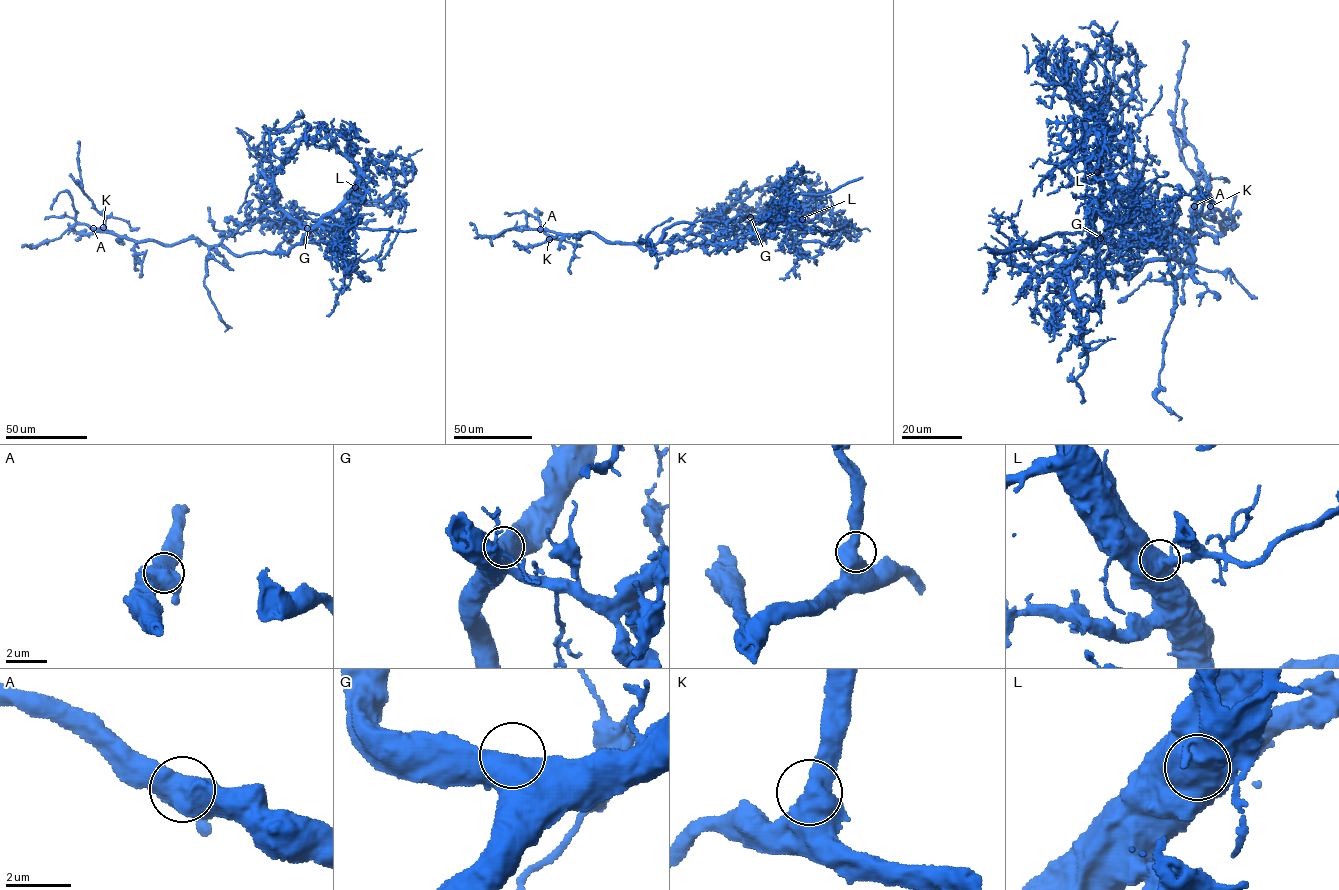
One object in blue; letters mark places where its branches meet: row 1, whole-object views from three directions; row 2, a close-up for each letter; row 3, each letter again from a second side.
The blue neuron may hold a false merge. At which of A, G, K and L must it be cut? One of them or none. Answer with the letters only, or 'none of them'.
none of them

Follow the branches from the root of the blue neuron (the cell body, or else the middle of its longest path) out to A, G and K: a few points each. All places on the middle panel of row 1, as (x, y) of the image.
A: (673, 225), (665, 230), (659, 241), (644, 250), (636, 244), (606, 242), (591, 232), (557, 233), (540, 229)
G: (673, 225), (704, 220), (727, 221), (738, 215), (750, 217)
K: (673, 225), (665, 230), (659, 241), (644, 250), (636, 244), (606, 242), (591, 232), (559, 234), (549, 239)

